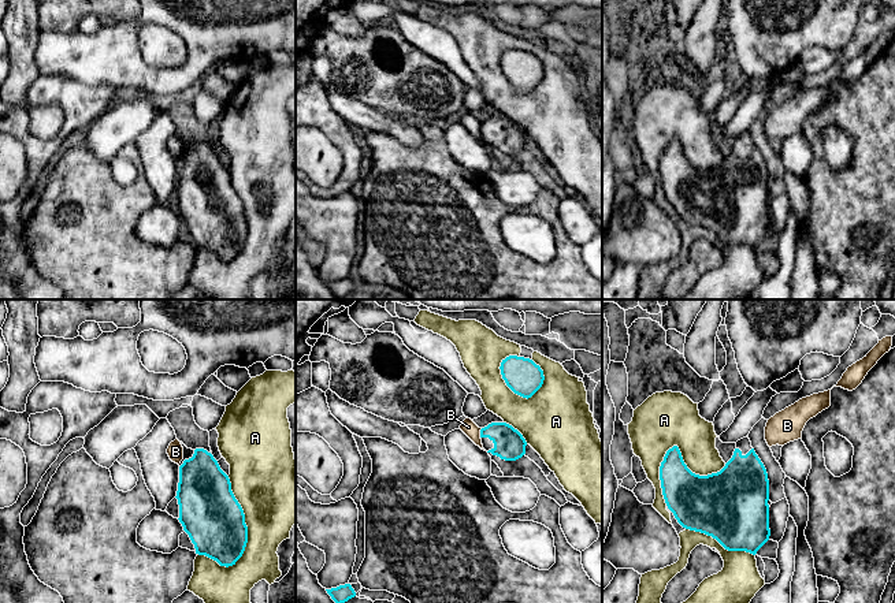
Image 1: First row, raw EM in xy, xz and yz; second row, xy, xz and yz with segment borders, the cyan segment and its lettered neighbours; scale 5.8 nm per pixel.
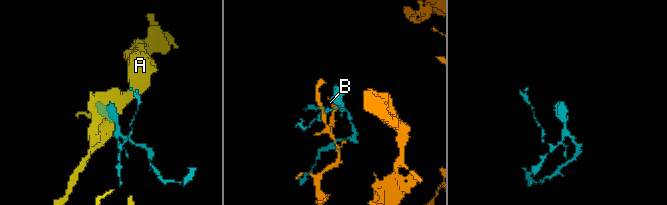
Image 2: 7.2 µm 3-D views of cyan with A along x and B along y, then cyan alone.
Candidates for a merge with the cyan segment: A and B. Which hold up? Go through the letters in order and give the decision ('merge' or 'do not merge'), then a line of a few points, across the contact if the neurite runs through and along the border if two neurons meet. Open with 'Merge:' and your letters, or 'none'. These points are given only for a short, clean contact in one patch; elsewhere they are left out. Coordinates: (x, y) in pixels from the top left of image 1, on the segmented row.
Merge: none
A: do not merge
B: do not merge | xz (482, 428), (479, 436)

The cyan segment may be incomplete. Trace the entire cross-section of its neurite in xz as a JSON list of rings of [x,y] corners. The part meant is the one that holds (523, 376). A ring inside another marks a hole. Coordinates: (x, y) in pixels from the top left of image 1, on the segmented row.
[[[509,356],[501,362],[501,375],[506,386],[523,398],[531,398],[543,384],[545,376],[532,360]]]

